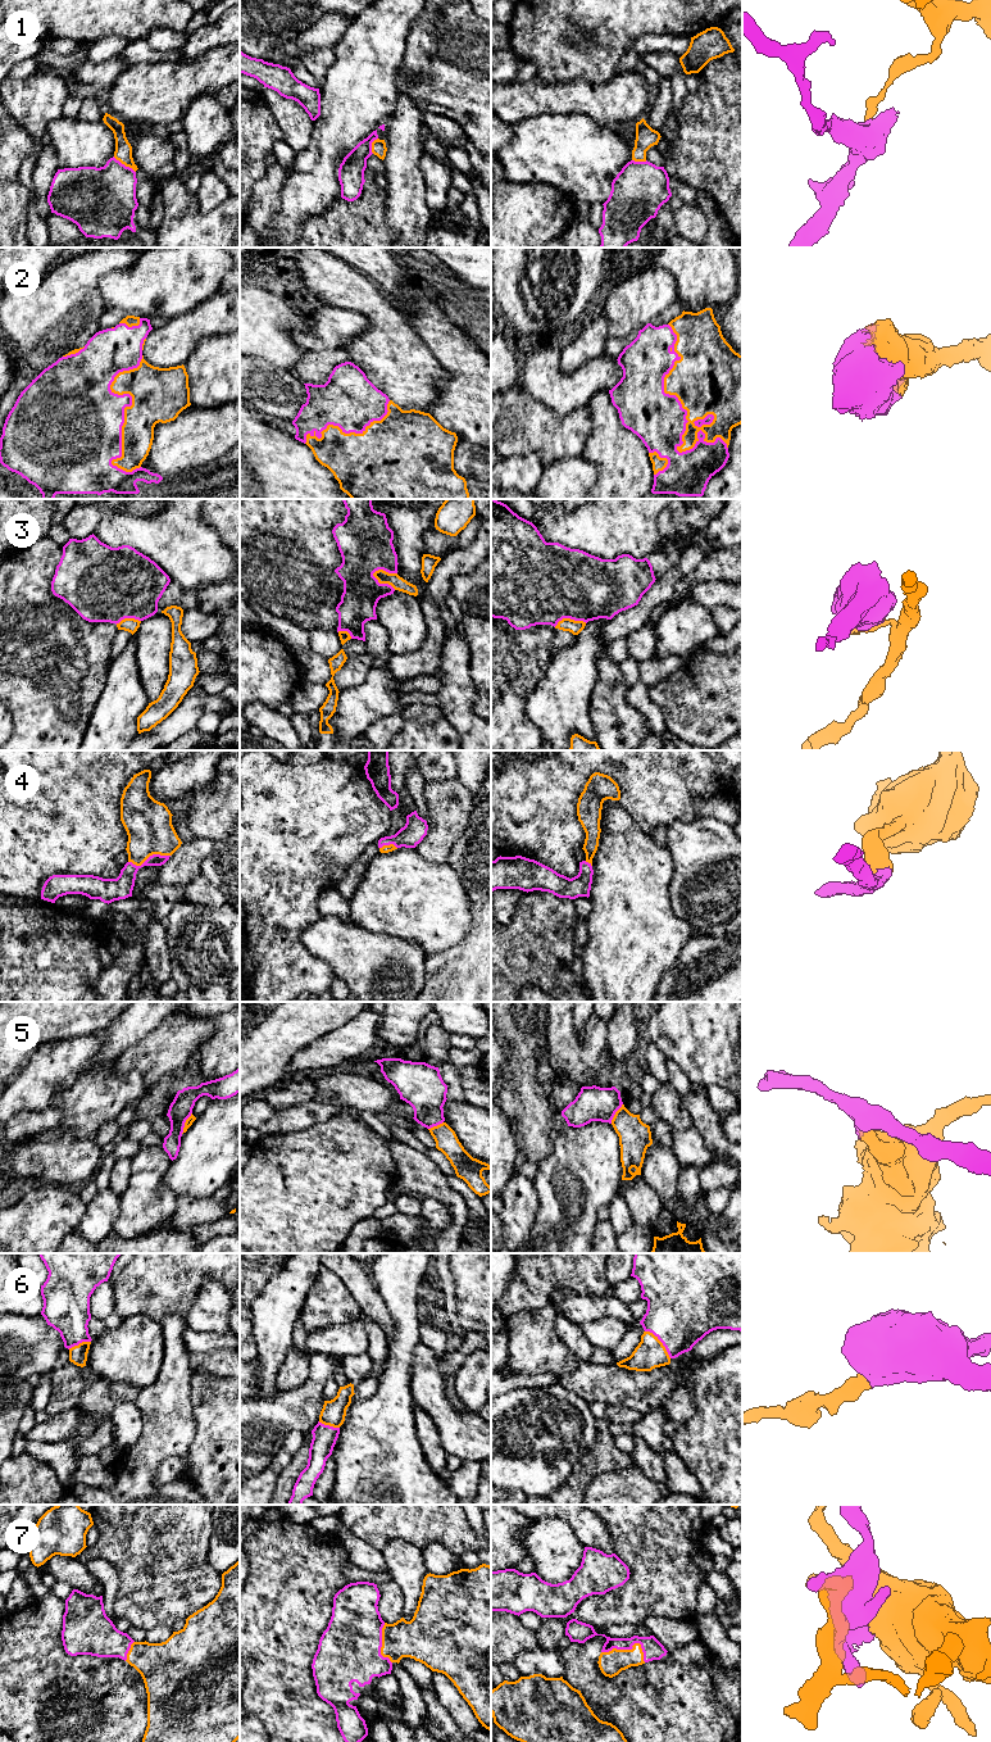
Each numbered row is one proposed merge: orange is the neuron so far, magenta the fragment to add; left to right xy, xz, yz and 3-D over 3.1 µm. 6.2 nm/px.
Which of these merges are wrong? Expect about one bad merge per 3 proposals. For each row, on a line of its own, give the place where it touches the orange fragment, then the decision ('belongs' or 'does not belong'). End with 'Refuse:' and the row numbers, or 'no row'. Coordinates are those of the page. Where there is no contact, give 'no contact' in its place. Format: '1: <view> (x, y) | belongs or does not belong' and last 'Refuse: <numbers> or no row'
1: xy (124, 164) | does not belong
2: yz (686, 416) | belongs
3: xz (383, 583) | does not belong
4: xy (149, 856) | belongs
5: xy (185, 1123) | does not belong
6: yz (660, 1342) | belongs
7: yz (630, 1650) | belongs
Refuse: 1, 3, 5

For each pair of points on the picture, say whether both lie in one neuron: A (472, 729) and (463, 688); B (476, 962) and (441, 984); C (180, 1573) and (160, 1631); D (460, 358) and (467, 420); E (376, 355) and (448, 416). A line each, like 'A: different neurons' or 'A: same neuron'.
A: same neuron
B: same neuron
C: different neurons
D: same neuron
E: different neurons

